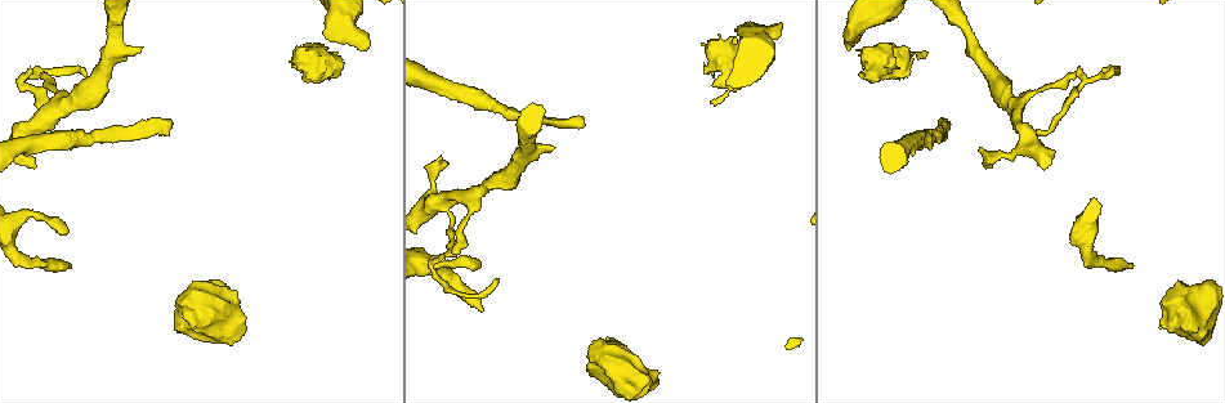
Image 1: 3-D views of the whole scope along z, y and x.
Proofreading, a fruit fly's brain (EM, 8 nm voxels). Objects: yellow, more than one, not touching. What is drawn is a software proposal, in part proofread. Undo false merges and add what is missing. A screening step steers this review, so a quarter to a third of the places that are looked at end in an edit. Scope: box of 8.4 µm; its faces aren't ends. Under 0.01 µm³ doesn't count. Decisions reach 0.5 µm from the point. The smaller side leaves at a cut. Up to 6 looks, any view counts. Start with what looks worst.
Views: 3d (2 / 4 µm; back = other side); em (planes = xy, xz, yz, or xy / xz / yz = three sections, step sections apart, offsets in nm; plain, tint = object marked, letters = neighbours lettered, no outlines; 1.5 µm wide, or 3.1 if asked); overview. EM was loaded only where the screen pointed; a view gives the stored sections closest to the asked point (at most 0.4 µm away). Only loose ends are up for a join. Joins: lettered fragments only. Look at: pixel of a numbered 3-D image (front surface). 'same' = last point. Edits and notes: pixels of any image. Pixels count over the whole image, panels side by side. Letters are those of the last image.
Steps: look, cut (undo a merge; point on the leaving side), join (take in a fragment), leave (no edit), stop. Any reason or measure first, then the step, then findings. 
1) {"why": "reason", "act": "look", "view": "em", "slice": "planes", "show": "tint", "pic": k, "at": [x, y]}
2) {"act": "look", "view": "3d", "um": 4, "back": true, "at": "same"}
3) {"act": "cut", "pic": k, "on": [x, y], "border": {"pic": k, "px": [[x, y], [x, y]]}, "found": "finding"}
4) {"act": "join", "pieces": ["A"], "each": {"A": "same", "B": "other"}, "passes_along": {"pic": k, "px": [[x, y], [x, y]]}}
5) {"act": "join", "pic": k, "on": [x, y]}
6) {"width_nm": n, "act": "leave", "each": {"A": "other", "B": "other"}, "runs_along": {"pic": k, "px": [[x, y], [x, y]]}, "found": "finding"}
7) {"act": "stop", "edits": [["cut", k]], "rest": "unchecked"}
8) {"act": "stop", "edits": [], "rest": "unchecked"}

{"why": "an open end", "act": "look", "view": "em", "slice": "xy", "step": 4, "show": "tint", "pic": 1, "at": [479, 267]}

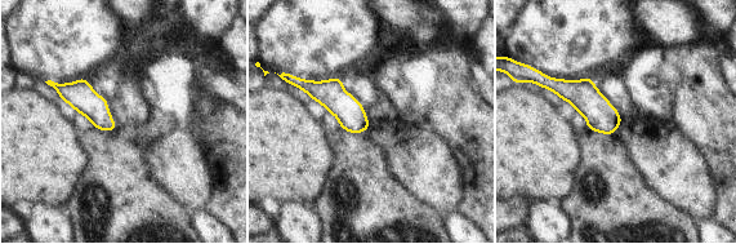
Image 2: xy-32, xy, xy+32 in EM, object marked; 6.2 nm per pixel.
{"why": "another direction", "act": "look", "view": "em", "slice": "planes", "show": "letters", "at": "same"}

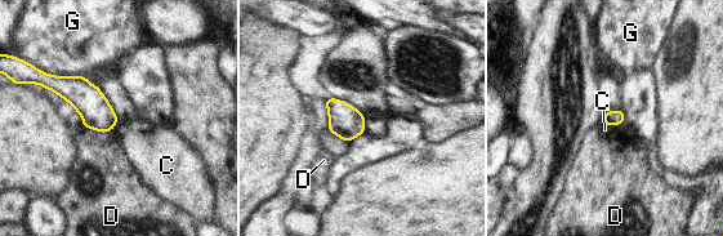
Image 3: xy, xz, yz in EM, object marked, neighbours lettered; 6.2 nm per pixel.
{"width_nm": 100, "act": "leave", "each": {"C": "other", "D": "other", "G": "other"}, "border": {"pic": 3, "px": [[119, 121], [112, 129]]}, "found": "none of them fits"}

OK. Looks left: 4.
{"why": "an open end", "act": "look", "view": "3d", "um": 4, "pic": 1, "at": [584, 122]}

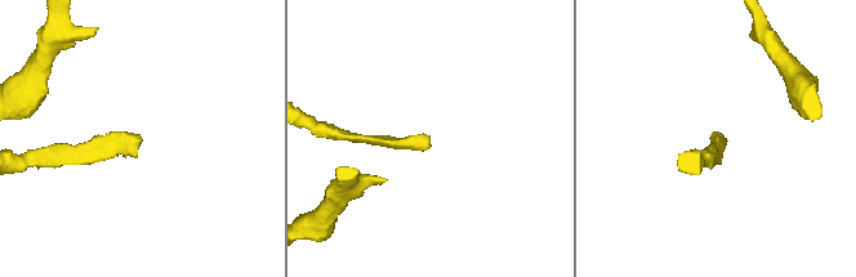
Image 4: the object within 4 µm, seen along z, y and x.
{"why": "now the EM", "act": "look", "view": "em", "slice": "planes", "show": "plain", "pic": 4, "at": [713, 138]}

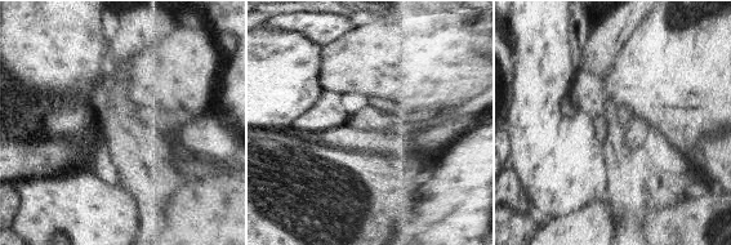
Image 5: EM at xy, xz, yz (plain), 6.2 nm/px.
{"act": "look", "view": "em", "slice": "planes", "show": "letters", "at": "same"}

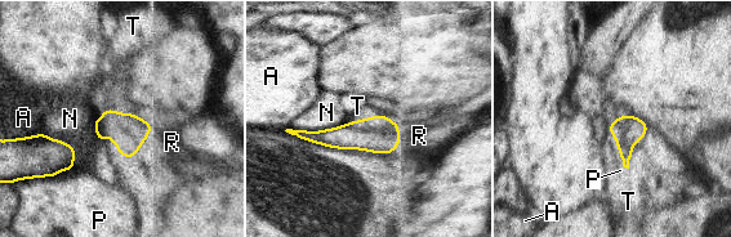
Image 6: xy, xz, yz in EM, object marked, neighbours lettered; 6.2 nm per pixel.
{"width_nm": 190, "act": "join", "pieces": ["R"], "each": {"A": "other", "N": "other", "P": "other", "R": "same", "T": "other"}, "passes_along": {"pic": 6, "px": [[128, 132], [150, 132], [172, 142]]}, "found": "it goes on there"}

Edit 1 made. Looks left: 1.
{"why": "a fork", "act": "look", "view": "em", "slice": "planes", "show": "letters", "pic": 1, "at": [445, 202]}

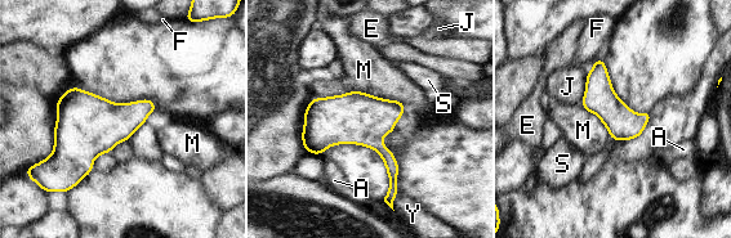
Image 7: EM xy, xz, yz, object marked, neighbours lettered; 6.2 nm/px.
{"longest_contact_nm": ["M", 600], "act": "leave", "each": {"A": "other", "E": "other", "F": "other", "J": "other", "M": "other", "S": "other", "Y": "other"}, "border": {"pic": 7, "px": [[312, 98], [364, 91], [404, 103]]}, "found": "all the same neuron"}

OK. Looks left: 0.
{"act": "stop", "edits": [["join", 6]], "rest": "unchecked"}

